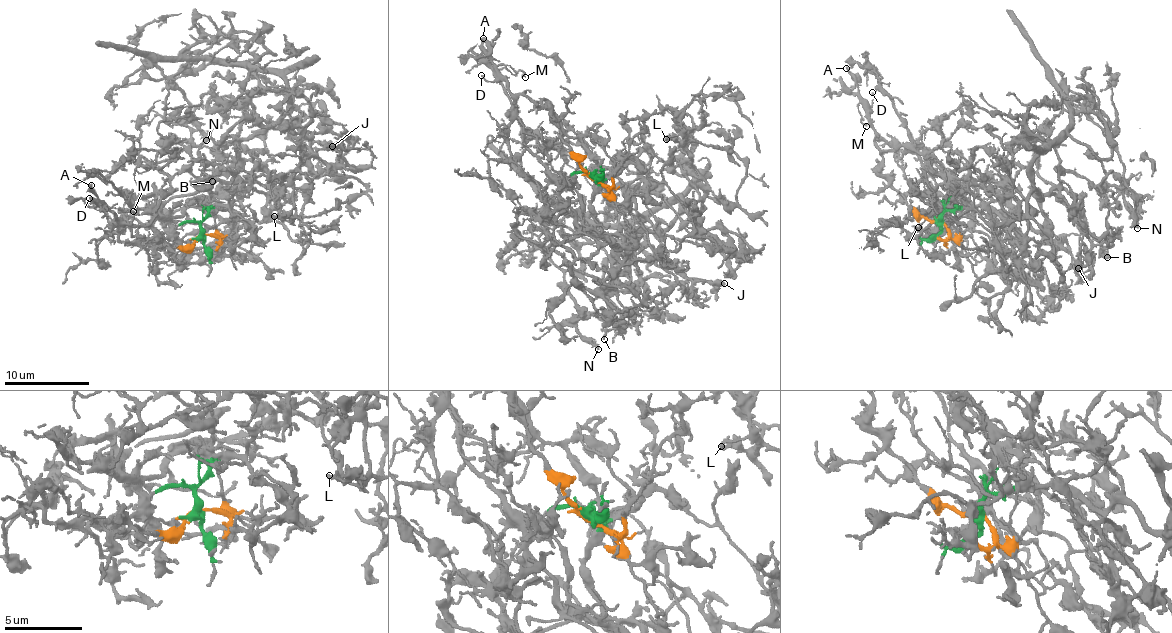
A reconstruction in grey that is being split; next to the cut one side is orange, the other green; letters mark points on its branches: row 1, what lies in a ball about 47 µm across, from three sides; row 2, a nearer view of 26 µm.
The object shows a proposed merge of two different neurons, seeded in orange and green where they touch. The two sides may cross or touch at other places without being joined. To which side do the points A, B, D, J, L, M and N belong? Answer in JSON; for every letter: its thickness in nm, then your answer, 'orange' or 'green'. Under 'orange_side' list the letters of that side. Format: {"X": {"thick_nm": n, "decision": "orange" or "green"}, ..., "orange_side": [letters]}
{"A": {"thick_nm": 190, "decision": "orange"}, "B": {"thick_nm": 180, "decision": "green"}, "D": {"thick_nm": 120, "decision": "orange"}, "J": {"thick_nm": 320, "decision": "green"}, "L": {"thick_nm": 140, "decision": "green"}, "M": {"thick_nm": 150, "decision": "orange"}, "N": {"thick_nm": 180, "decision": "green"}, "orange_side": ["A", "D", "M"]}

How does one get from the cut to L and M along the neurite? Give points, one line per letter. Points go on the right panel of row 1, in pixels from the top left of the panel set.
L: (940, 221), (995, 207), (1044, 228), (1033, 191), (1021, 219), (984, 222), (974, 209), (918, 227)
M: (940, 221), (918, 216), (882, 171), (876, 133), (861, 103), (858, 113), (867, 125)

